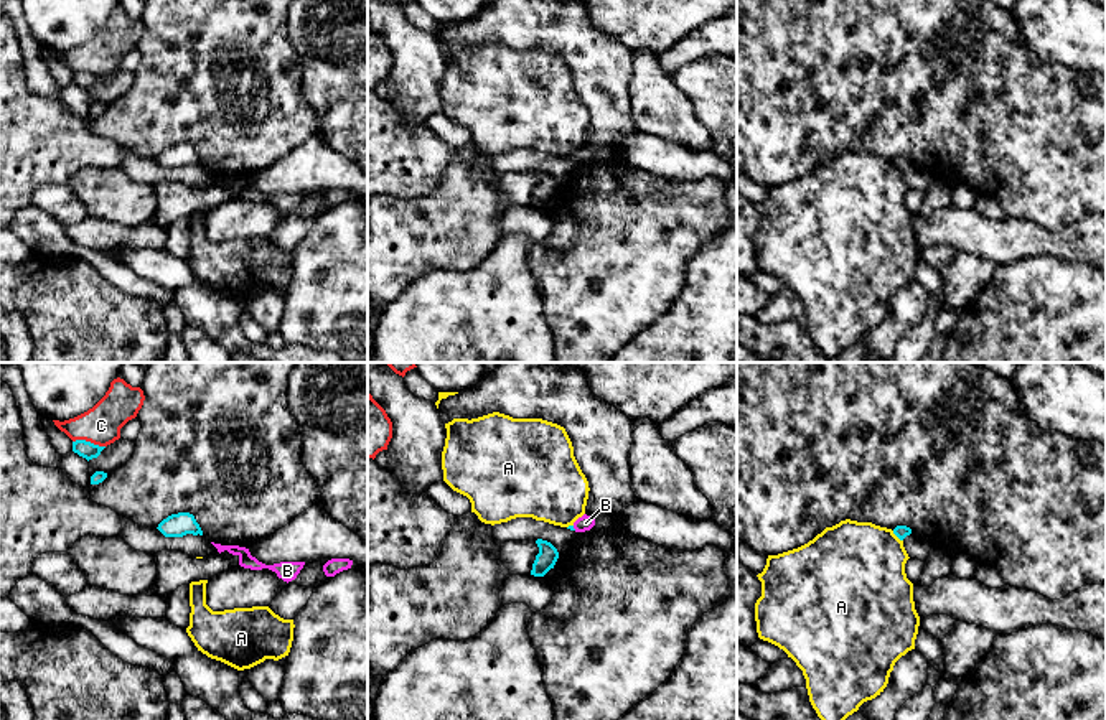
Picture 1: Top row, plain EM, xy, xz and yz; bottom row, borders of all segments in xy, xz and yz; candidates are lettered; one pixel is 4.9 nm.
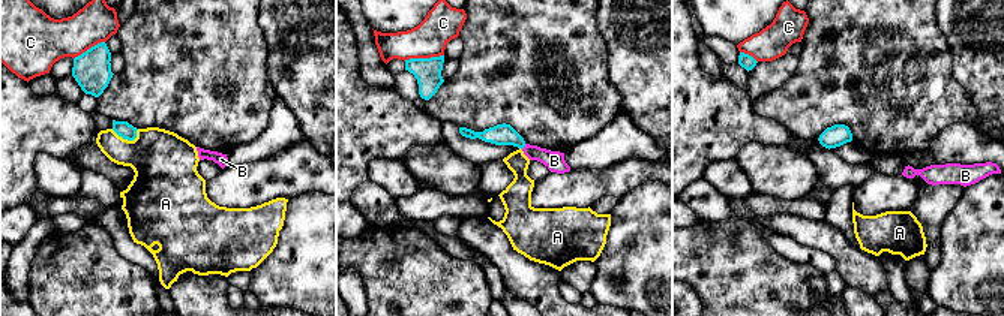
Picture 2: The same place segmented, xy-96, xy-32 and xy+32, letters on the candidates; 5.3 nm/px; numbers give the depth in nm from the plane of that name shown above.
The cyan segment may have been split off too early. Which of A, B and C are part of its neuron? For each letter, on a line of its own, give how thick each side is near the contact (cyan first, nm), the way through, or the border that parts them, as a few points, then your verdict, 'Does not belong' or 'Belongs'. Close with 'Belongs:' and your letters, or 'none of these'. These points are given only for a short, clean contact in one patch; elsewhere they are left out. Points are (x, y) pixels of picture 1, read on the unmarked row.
A: Thickness 60 nm (cyan) against 460 nm. Boundary: yz (892, 162), (902, 172). Does not belong
B: Thickness 20 nm (cyan) against 80 nm. Path across: xz (571, 158), (572, 158), (585, 154). Belongs
C: Thickness 90 nm (cyan) against 190 nm. Boundary: xy (73, 71), (89, 71), (104, 78). Does not belong
Belongs: B

